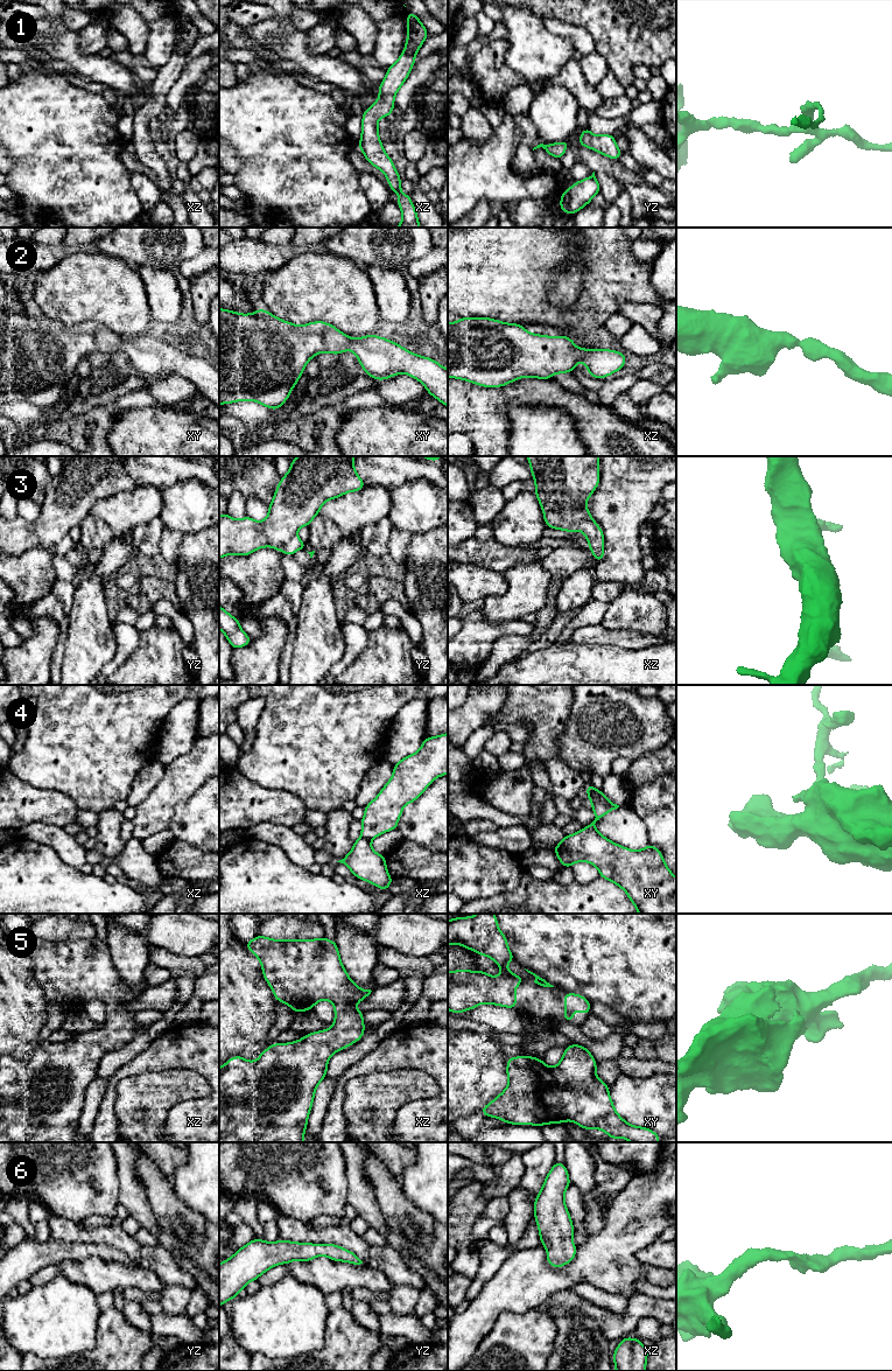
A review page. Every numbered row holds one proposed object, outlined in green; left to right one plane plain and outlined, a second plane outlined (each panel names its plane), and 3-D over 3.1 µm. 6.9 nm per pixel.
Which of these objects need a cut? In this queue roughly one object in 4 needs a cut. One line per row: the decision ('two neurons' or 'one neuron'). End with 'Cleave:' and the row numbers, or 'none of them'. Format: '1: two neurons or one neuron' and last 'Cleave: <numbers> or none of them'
1: one neuron
2: one neuron
3: one neuron
4: two neurons
5: one neuron
6: one neuron
Cleave: 4

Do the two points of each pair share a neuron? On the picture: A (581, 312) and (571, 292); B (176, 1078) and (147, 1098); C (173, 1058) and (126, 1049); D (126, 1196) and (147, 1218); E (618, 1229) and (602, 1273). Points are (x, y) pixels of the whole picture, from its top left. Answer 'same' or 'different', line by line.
A: different
B: same
C: different
D: same
E: same

